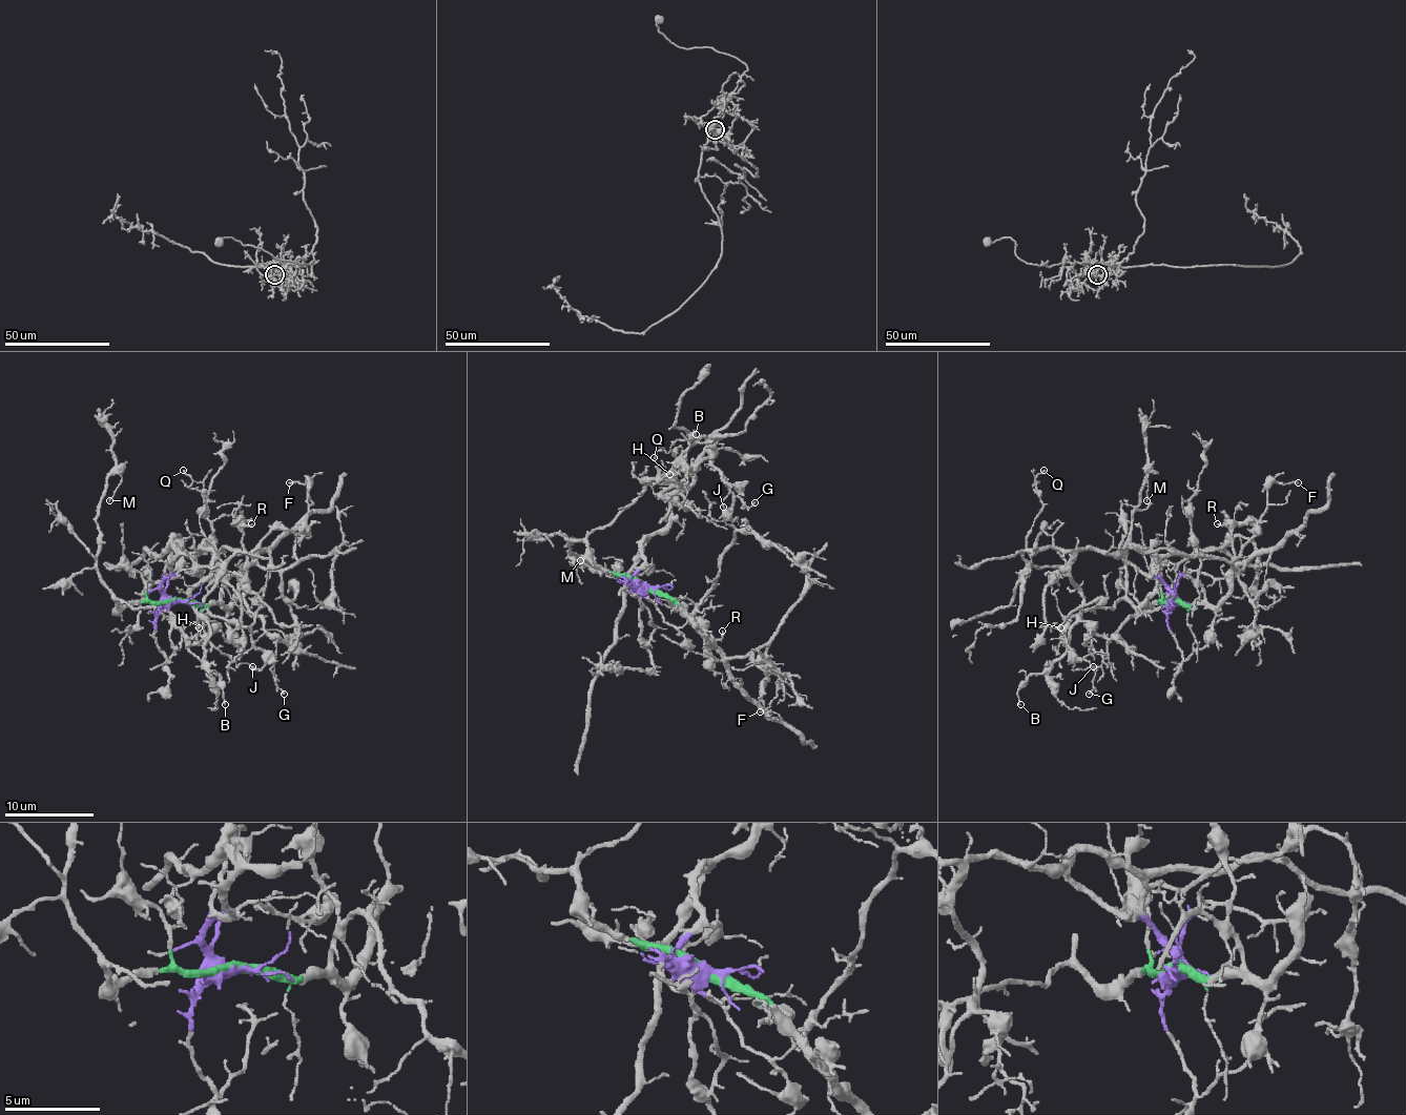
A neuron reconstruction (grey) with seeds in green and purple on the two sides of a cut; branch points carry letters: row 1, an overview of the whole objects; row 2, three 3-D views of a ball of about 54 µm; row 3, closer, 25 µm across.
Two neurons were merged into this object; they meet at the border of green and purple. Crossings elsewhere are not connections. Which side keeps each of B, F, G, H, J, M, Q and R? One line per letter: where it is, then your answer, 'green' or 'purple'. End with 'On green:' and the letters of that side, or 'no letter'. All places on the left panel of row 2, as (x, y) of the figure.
B: (225, 704) | purple
F: (289, 482) | green
G: (284, 694) | purple
H: (199, 627) | purple
J: (252, 666) | purple
M: (109, 500) | green
Q: (183, 470) | purple
R: (251, 523) | green
On green: F, M, R

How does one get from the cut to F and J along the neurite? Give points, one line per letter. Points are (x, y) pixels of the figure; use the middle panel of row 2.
F: (645, 585), (661, 590), (726, 657), (767, 648), (767, 660), (778, 680), (776, 696), (760, 711)
J: (645, 585), (632, 581), (643, 561), (643, 540), (668, 522), (670, 502), (706, 457), (736, 487), (724, 507)

